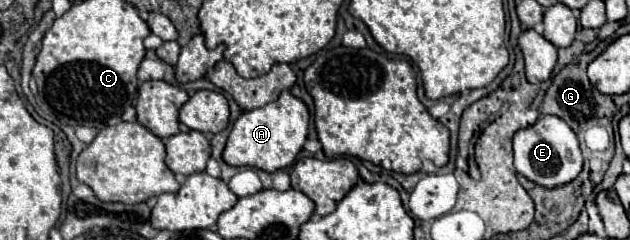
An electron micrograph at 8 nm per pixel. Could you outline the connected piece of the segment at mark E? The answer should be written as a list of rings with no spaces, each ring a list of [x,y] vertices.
[[[541,114],[533,126],[521,128],[513,136],[513,154],[515,154],[517,172],[545,188],[567,184],[581,172],[583,166],[583,156],[575,132],[559,116],[551,114]]]

